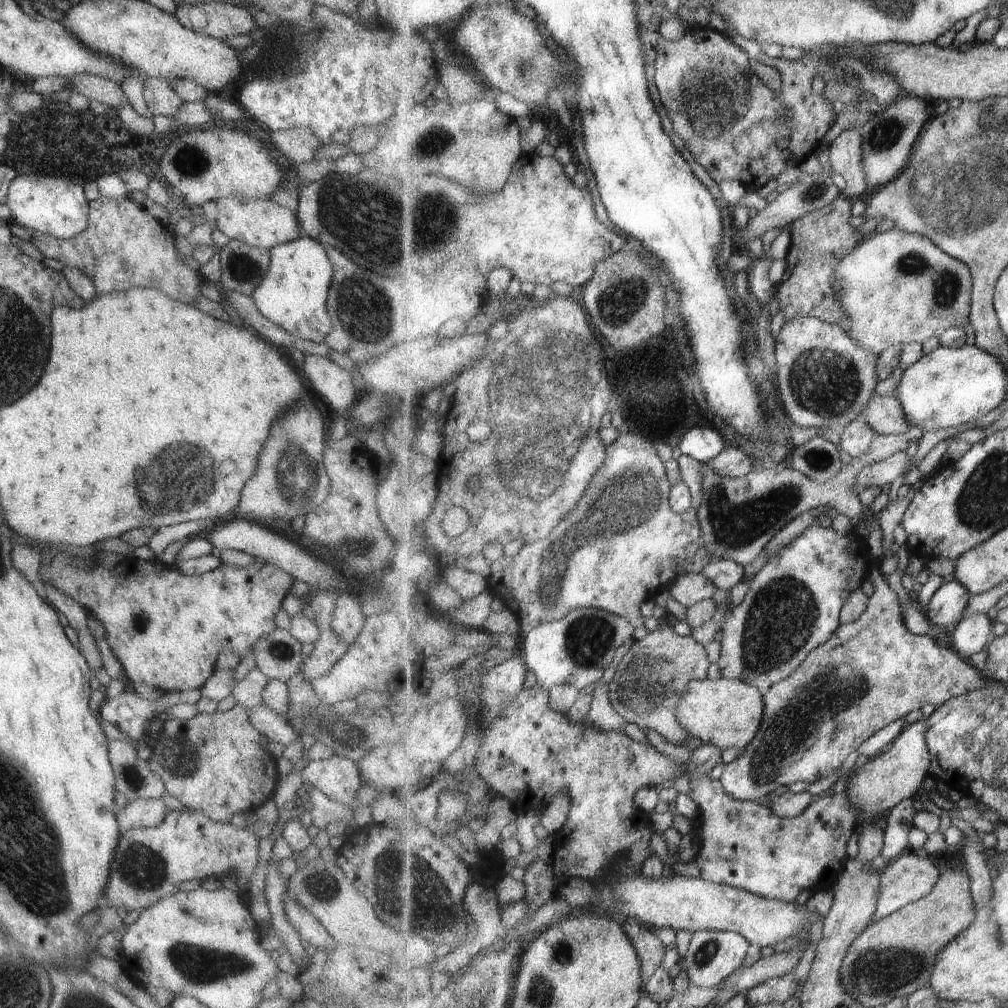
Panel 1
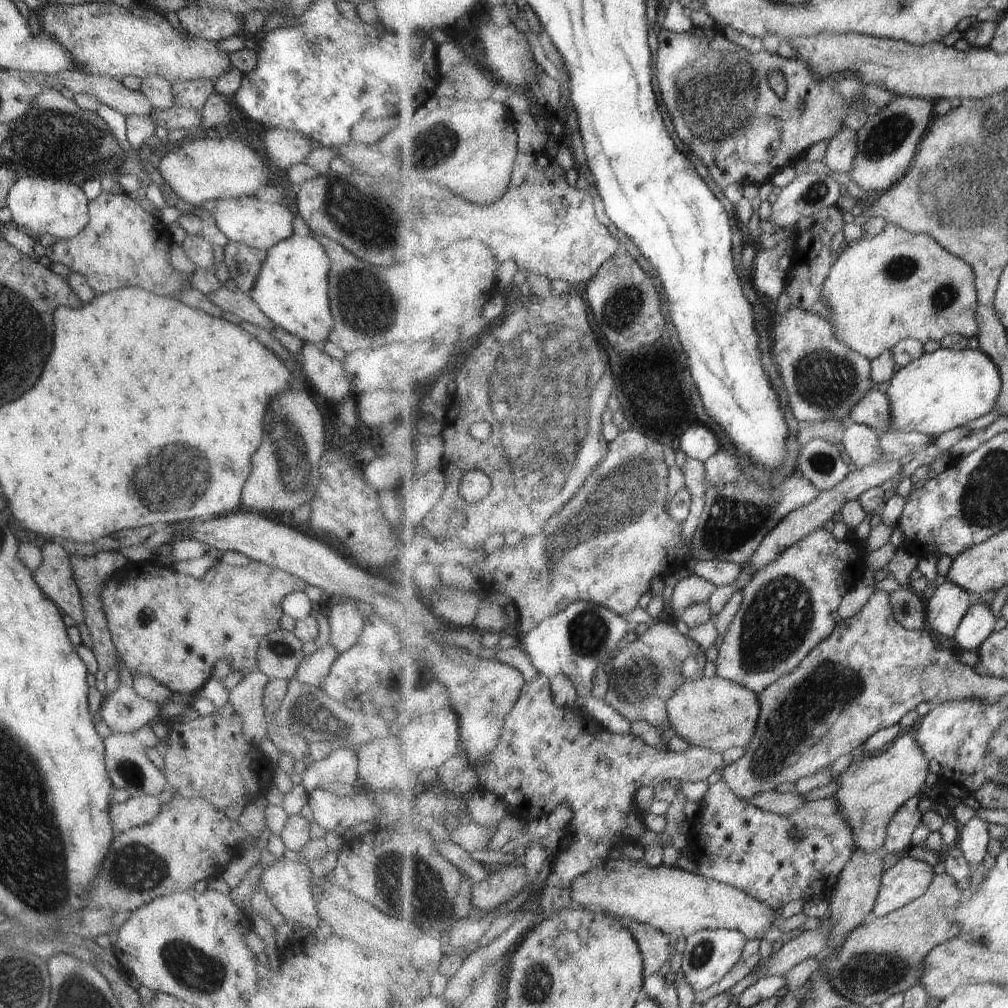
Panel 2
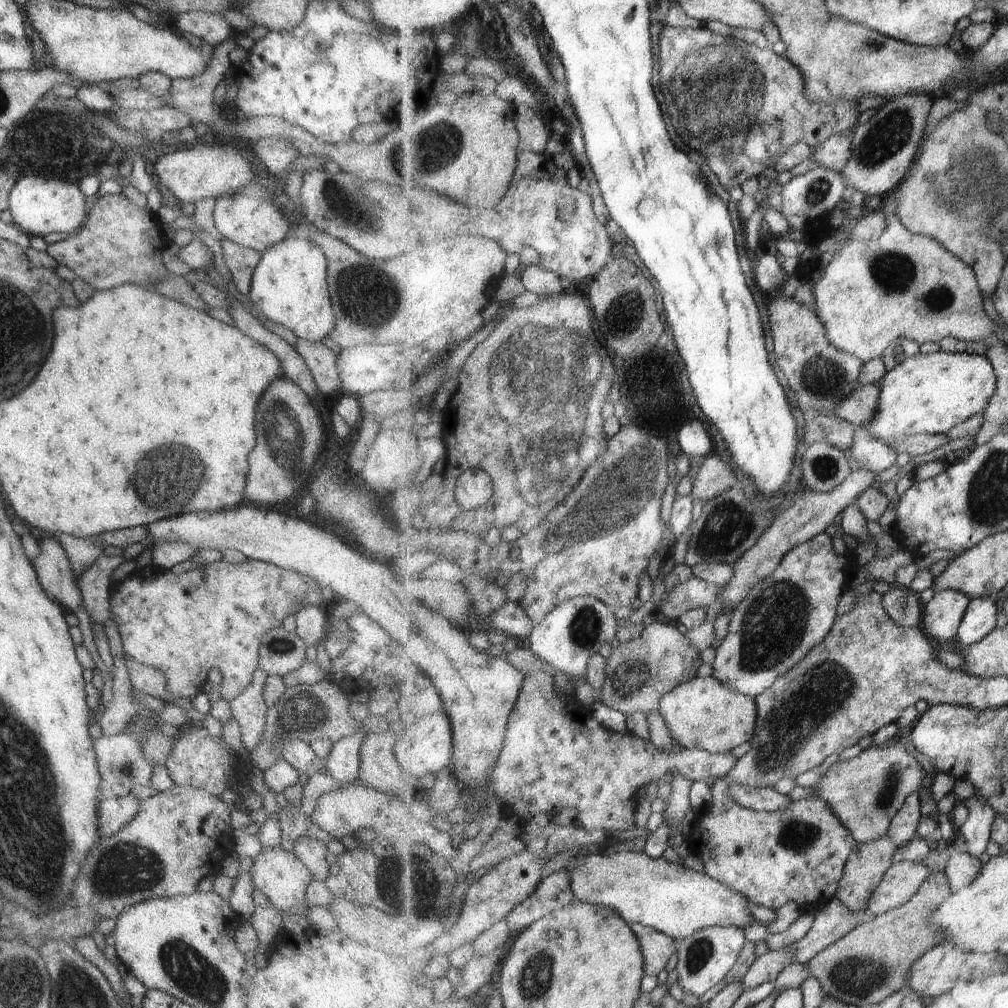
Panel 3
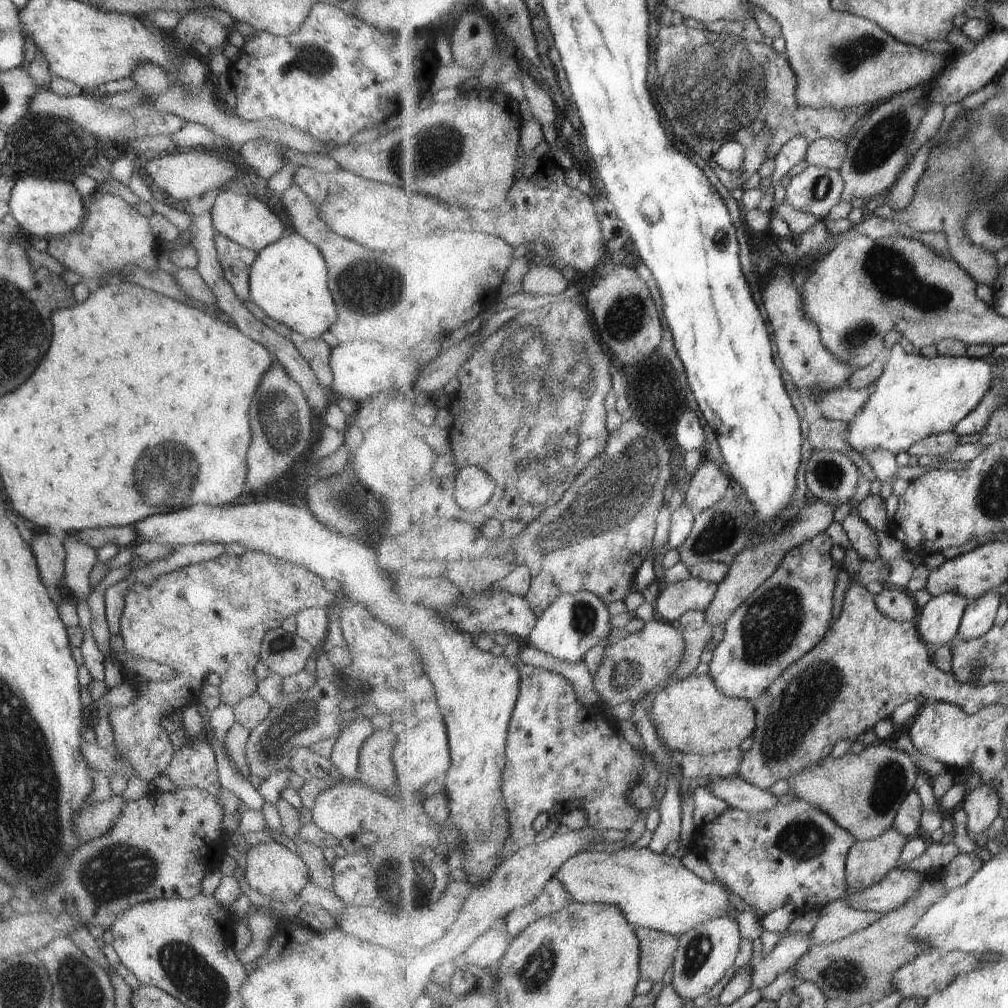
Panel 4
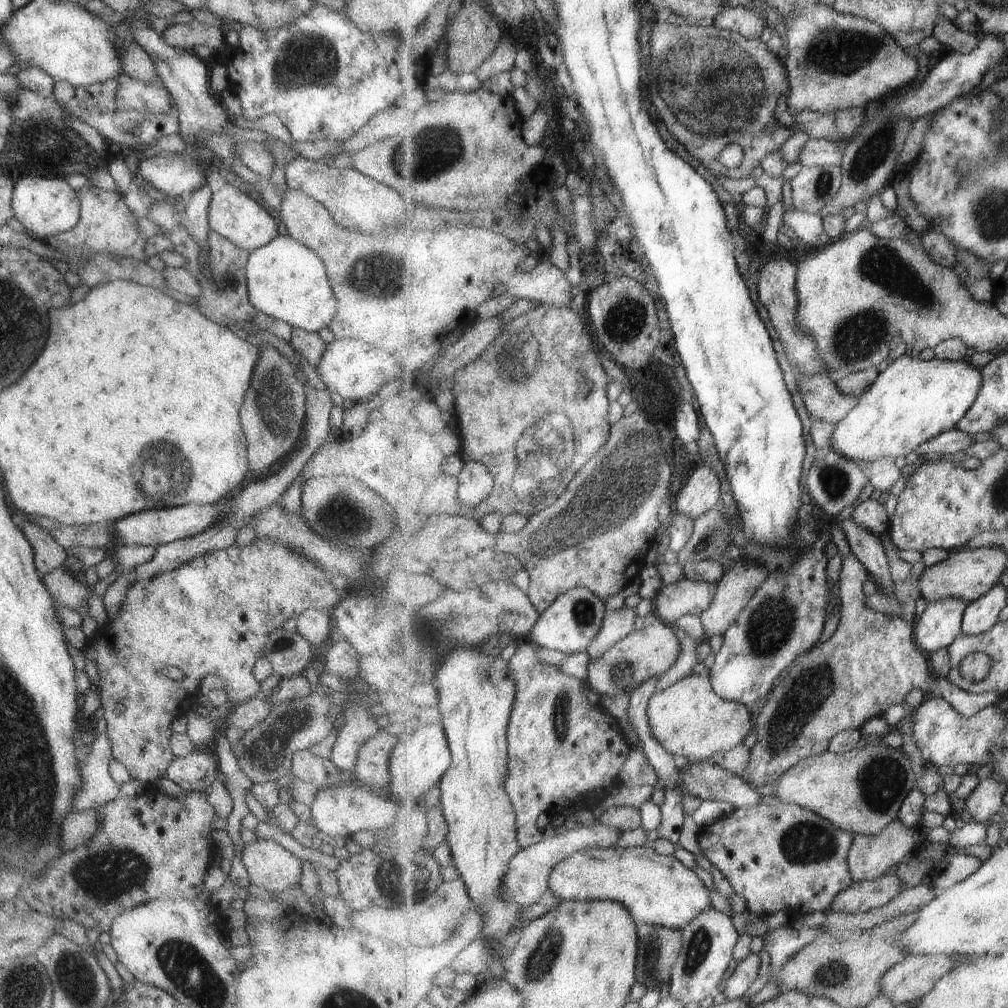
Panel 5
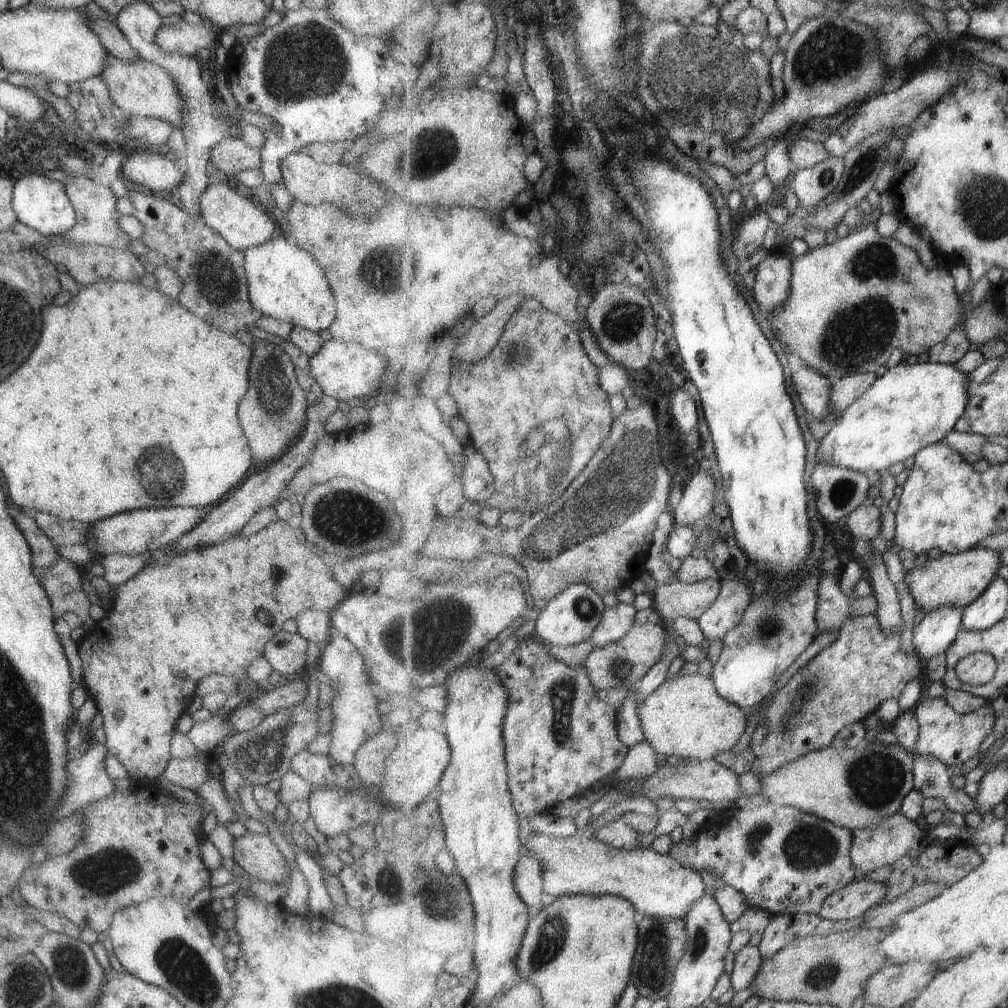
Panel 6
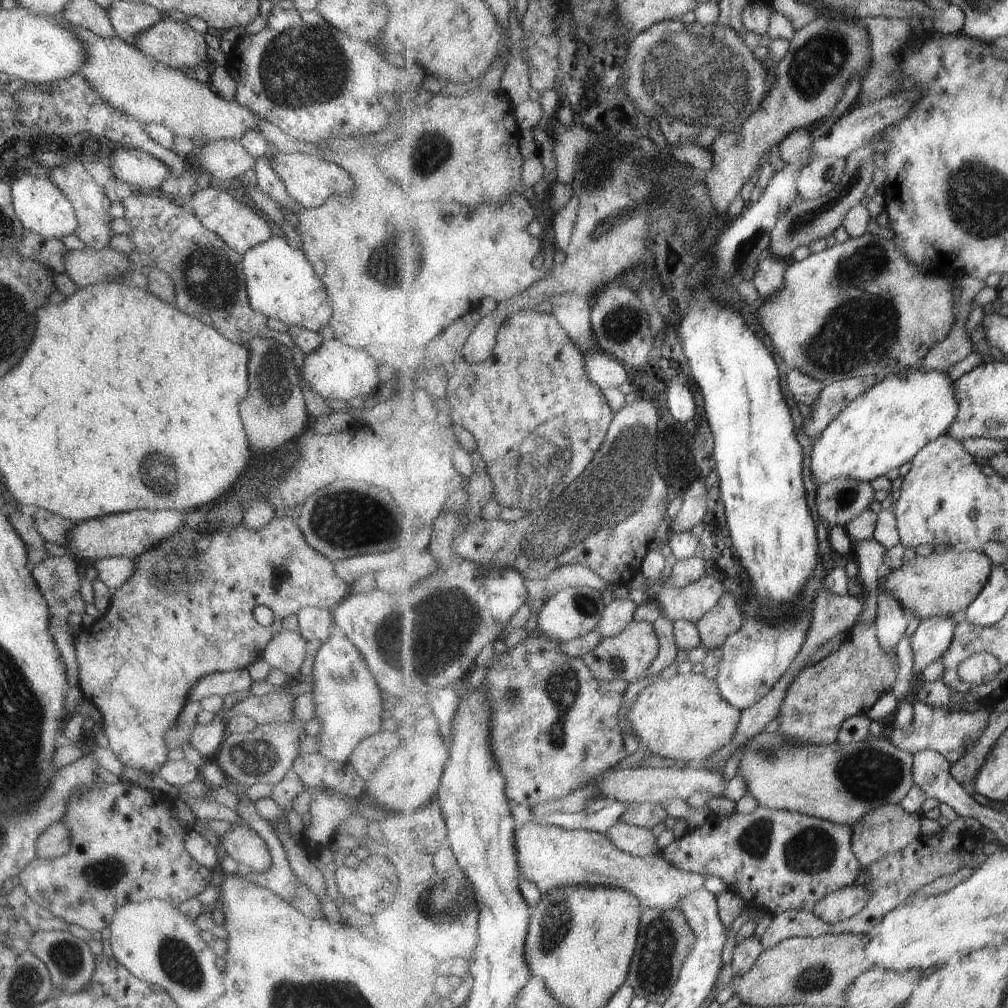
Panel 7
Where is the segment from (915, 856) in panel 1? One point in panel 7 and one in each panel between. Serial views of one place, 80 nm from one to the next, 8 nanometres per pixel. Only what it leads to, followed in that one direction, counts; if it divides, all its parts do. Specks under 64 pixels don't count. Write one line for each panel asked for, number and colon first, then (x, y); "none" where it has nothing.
2: (910, 878)
3: (903, 881)
4: (897, 888)
5: (862, 897)
6: (860, 897)
7: (835, 907)

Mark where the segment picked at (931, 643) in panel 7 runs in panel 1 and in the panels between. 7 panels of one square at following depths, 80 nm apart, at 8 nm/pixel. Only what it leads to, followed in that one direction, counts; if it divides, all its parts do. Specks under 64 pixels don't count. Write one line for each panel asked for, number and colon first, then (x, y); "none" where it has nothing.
1: (948, 606)
2: (944, 611)
3: (942, 616)
4: (939, 621)
5: (940, 624)
6: (935, 634)

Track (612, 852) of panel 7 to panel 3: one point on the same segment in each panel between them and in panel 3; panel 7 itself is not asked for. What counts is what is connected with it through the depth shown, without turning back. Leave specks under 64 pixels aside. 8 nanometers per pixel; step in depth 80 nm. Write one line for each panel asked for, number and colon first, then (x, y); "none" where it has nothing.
3: (677, 901)
4: (656, 891)
5: (657, 890)
6: (657, 885)

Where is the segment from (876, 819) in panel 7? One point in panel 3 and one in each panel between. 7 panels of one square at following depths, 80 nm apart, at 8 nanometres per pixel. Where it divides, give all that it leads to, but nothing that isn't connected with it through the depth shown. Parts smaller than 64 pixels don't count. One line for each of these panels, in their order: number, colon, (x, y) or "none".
3: (868, 864)
4: (869, 862)
5: (870, 857)
6: (873, 847)

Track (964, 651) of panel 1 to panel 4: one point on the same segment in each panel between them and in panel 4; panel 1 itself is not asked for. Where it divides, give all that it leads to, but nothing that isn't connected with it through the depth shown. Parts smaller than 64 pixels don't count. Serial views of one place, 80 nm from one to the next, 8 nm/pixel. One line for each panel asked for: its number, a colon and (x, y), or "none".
2: (978, 624)
3: (980, 619)
4: (980, 614)

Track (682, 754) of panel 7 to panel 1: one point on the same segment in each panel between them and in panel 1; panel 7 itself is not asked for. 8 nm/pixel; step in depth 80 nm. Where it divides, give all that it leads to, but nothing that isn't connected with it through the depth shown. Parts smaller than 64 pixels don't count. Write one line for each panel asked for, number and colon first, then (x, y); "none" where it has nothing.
1: (727, 713)
2: (714, 713)
3: (702, 713)
4: (692, 716)
5: (690, 719)
6: (686, 717)

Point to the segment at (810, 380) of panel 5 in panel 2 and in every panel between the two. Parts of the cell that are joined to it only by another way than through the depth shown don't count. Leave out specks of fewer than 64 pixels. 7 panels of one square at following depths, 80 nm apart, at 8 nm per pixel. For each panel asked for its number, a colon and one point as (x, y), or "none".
2: (873, 410)
3: (859, 408)
4: (842, 404)

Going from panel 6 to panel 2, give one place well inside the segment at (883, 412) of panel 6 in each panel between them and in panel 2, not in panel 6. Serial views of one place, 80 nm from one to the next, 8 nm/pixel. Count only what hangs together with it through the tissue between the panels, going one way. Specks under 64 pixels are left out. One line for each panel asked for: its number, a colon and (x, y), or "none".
2: (940, 391)
3: (921, 394)
4: (916, 397)
5: (912, 402)

